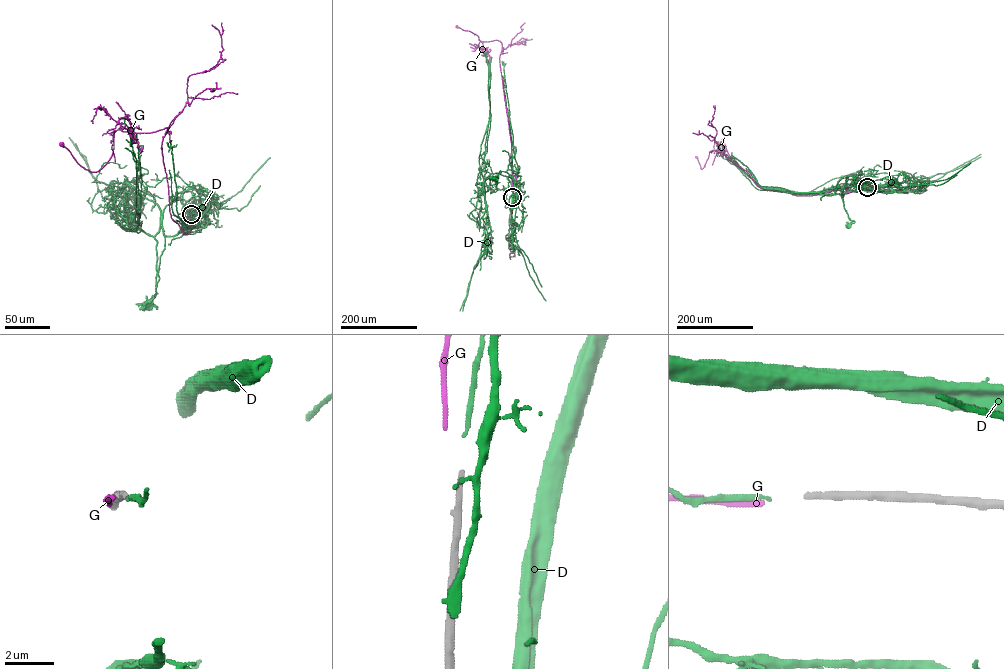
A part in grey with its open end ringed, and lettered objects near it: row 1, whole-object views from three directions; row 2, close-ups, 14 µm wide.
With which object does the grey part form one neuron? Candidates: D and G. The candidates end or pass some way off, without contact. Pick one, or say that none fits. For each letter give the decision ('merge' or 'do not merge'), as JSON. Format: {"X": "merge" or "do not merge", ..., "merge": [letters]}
{"D": "do not merge", "G": "do not merge", "merge": []}

